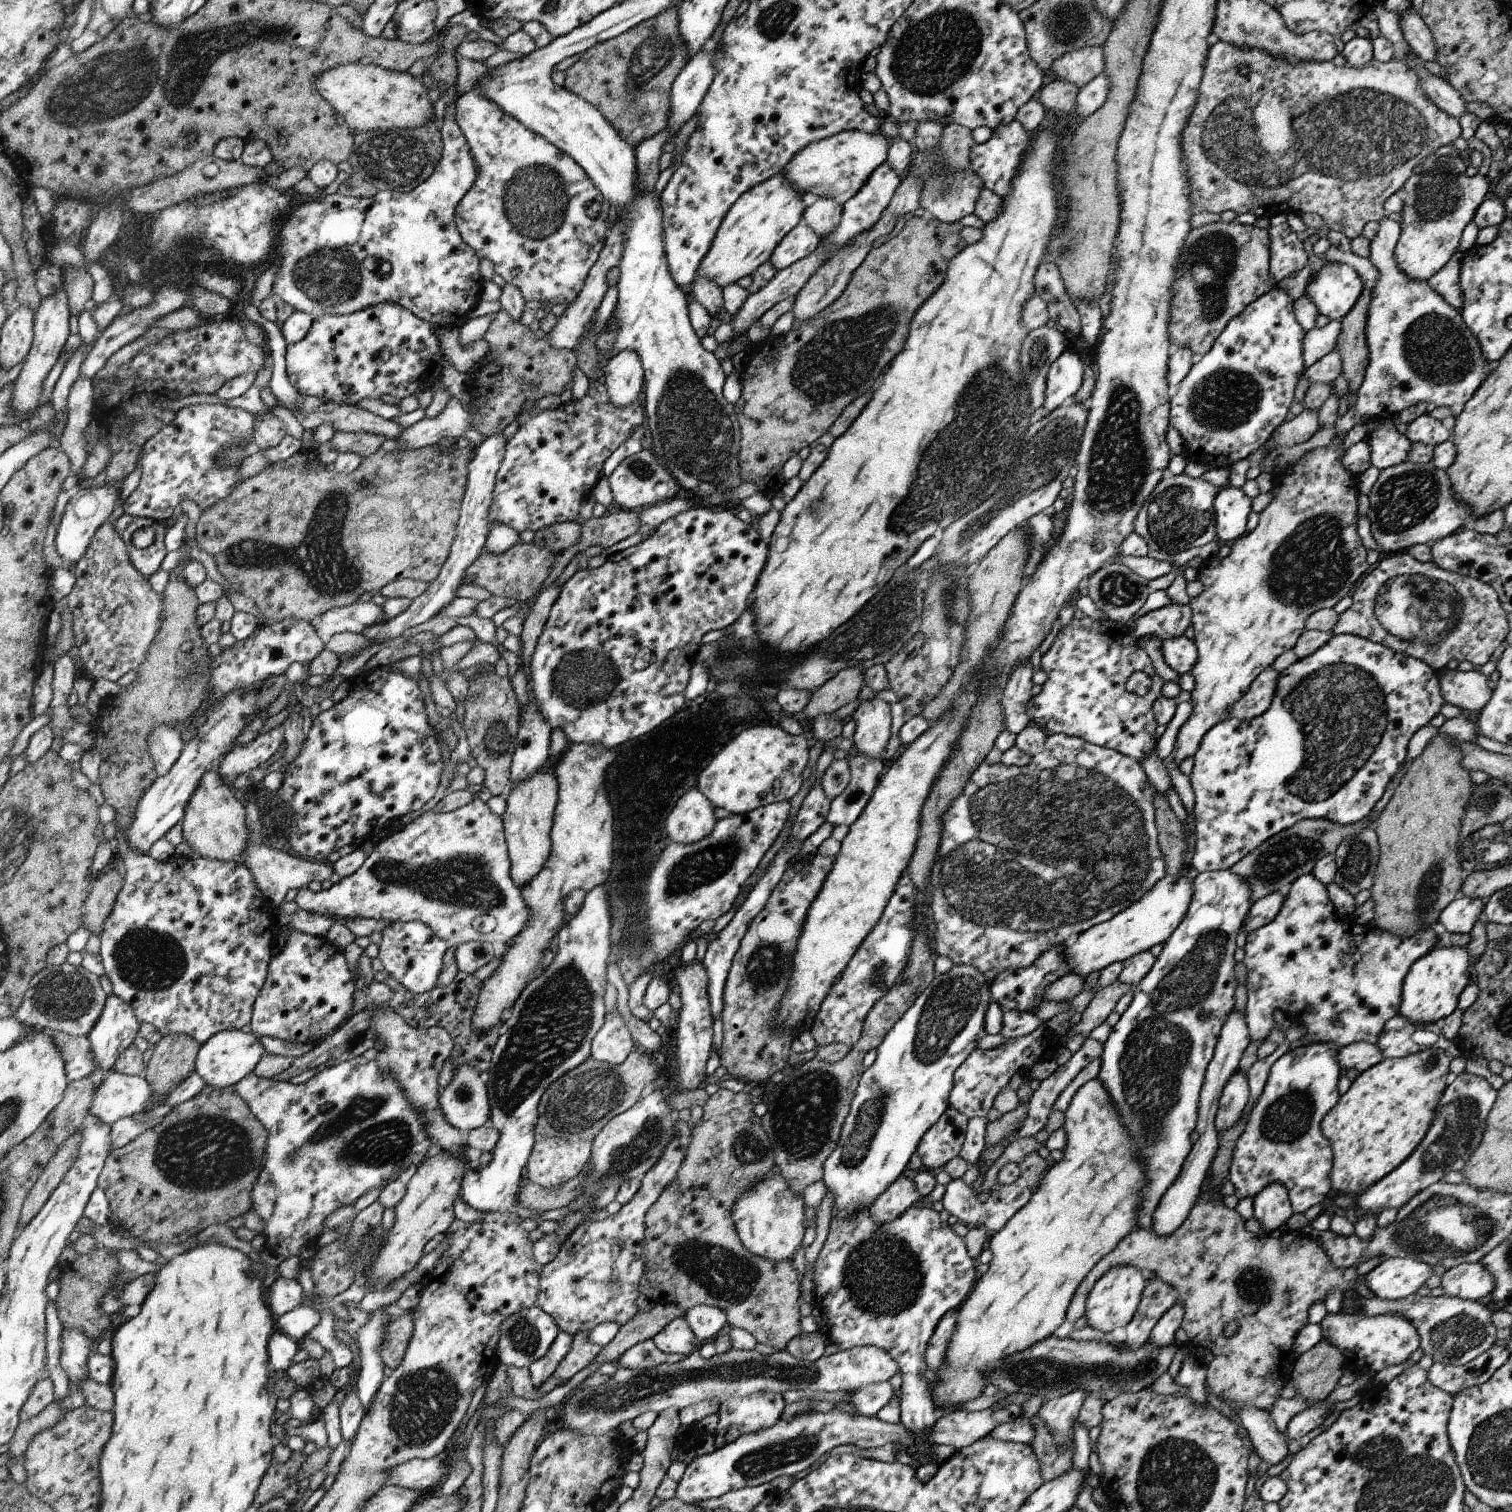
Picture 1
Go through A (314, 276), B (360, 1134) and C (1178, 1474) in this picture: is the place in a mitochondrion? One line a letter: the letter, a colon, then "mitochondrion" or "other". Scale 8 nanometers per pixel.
A: mitochondrion
B: mitochondrion
C: mitochondrion

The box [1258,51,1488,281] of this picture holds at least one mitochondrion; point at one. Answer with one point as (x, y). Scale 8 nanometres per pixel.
(1436, 195)

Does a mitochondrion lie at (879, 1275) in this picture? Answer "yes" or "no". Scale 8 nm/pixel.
yes

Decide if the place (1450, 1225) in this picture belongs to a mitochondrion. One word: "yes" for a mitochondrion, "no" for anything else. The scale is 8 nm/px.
yes

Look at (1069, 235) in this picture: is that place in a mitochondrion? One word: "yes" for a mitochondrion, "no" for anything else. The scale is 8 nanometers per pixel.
yes

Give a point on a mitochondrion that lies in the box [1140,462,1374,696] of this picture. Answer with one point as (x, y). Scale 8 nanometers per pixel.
(1312, 563)

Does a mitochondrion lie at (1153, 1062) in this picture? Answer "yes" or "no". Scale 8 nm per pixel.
yes

